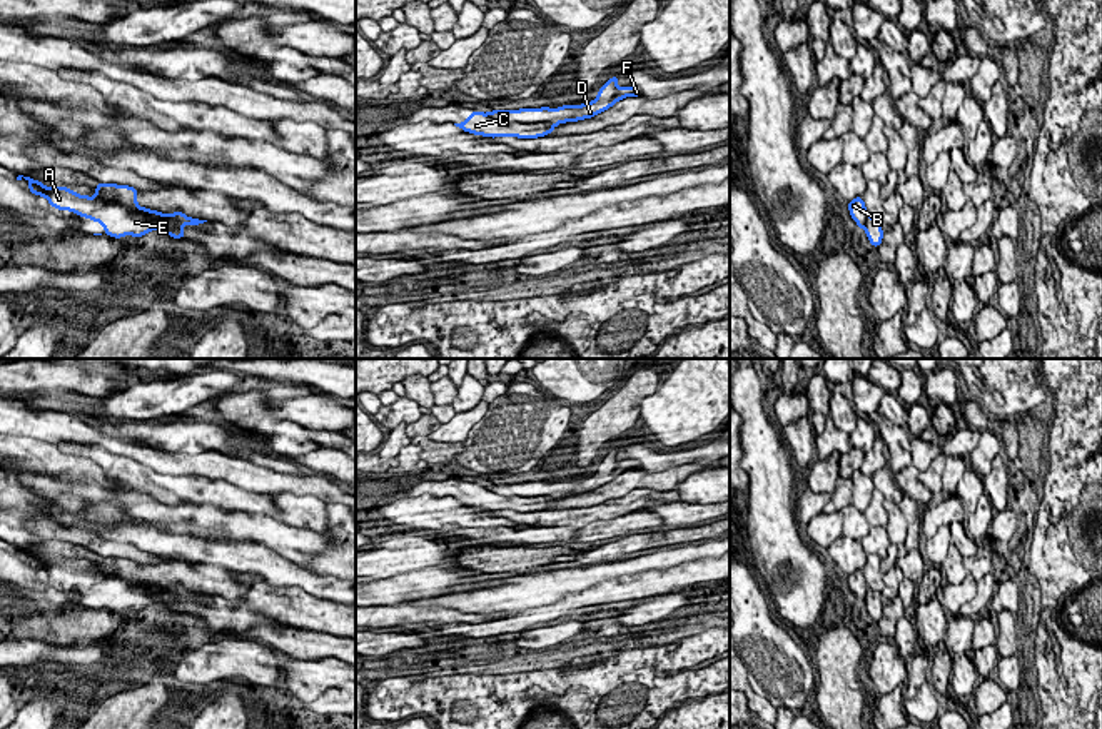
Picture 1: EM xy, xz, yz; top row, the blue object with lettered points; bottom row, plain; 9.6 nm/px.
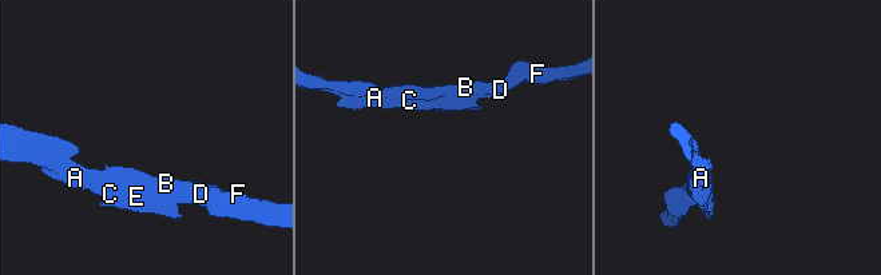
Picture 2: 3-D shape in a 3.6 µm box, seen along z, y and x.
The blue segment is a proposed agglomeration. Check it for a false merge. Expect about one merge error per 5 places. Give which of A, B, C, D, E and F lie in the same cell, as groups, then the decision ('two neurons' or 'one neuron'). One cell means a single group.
A C E / B D F; two neurons

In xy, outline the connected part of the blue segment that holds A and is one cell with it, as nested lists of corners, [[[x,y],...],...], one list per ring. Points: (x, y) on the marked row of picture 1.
[[[32,180],[27,184],[27,189],[33,195],[45,197],[53,209],[68,210],[92,222],[100,222],[105,235],[114,239],[122,239],[125,235],[144,237],[150,230],[164,230],[172,239],[185,239],[182,232],[185,224],[179,222],[174,215],[150,219],[147,209],[140,209],[134,214],[125,202],[95,200],[60,185],[45,189]]]

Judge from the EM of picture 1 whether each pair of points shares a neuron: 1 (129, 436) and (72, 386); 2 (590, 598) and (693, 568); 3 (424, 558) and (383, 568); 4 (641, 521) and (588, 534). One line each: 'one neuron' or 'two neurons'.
1: two neurons
2: one neuron
3: one neuron
4: one neuron

